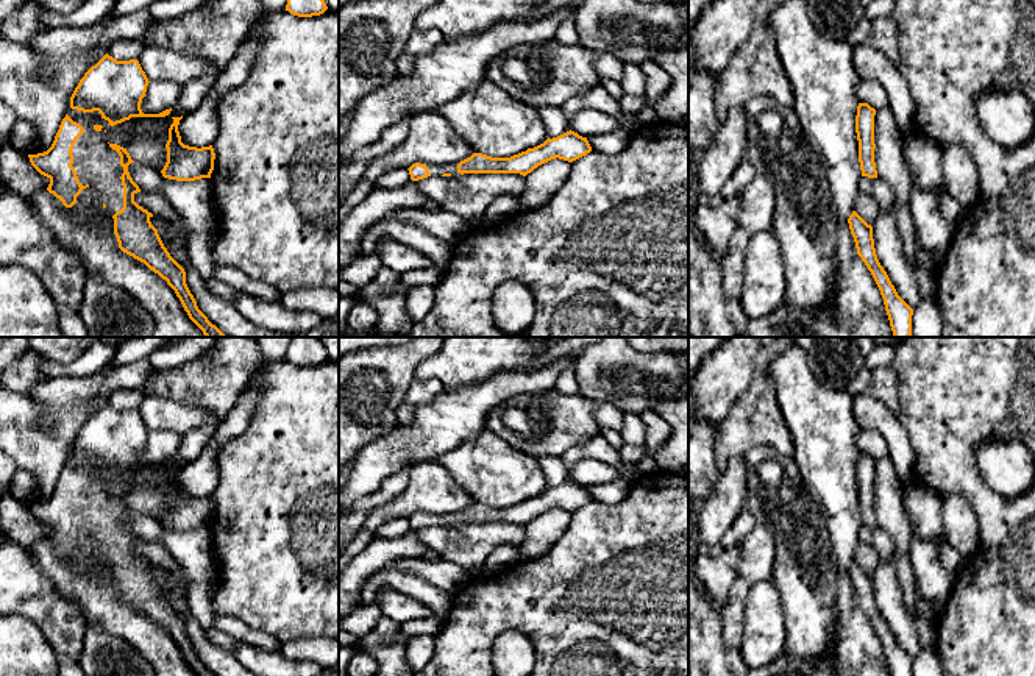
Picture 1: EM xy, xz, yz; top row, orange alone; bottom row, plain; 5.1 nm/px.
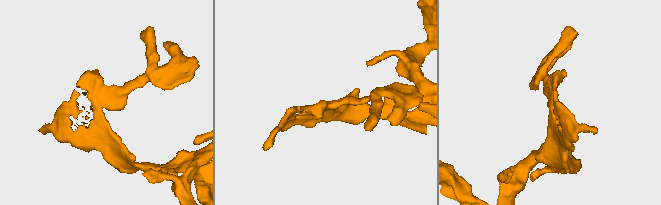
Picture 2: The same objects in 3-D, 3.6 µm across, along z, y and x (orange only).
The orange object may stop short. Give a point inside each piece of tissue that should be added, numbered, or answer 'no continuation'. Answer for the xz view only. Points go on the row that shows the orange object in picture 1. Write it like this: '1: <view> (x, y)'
1: xz (434, 169)

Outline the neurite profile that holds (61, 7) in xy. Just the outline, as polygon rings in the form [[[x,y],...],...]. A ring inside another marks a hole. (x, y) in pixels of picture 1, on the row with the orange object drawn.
[[[33,0],[39,6],[58,12],[58,14],[72,14],[75,12],[86,0]]]

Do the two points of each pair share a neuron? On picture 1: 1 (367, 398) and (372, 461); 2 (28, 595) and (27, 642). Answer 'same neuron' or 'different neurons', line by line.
1: different neurons
2: different neurons

